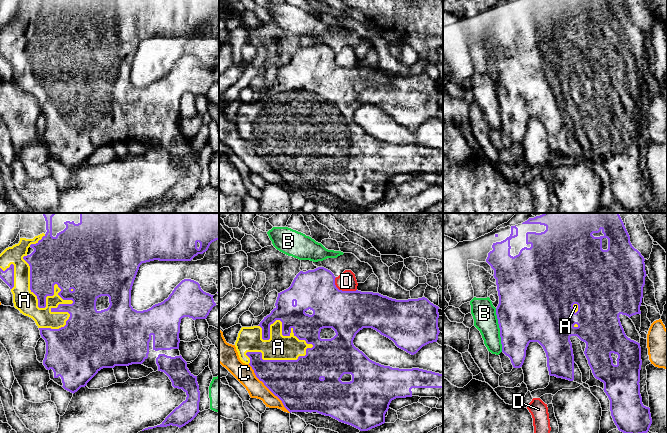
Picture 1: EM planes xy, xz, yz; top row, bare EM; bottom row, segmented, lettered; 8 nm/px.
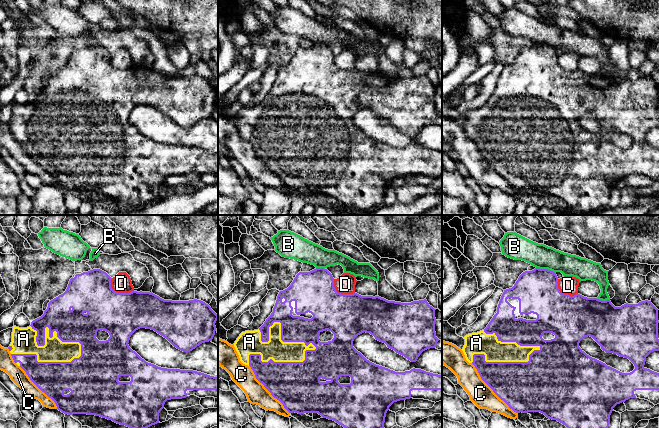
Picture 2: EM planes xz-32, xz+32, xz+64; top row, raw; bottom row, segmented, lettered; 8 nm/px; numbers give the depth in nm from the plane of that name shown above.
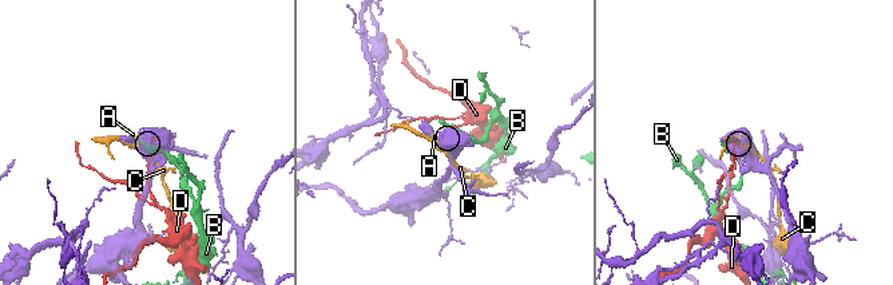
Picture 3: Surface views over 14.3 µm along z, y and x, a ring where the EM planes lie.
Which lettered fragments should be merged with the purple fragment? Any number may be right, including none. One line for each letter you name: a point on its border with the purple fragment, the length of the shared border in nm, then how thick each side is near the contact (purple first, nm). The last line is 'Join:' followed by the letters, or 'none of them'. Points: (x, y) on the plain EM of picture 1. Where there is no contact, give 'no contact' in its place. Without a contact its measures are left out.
A: contact xy (53, 62); length 650 nm; calibres 440 and 180 nm
Join: A

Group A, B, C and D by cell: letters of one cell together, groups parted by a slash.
A / B / C / D

